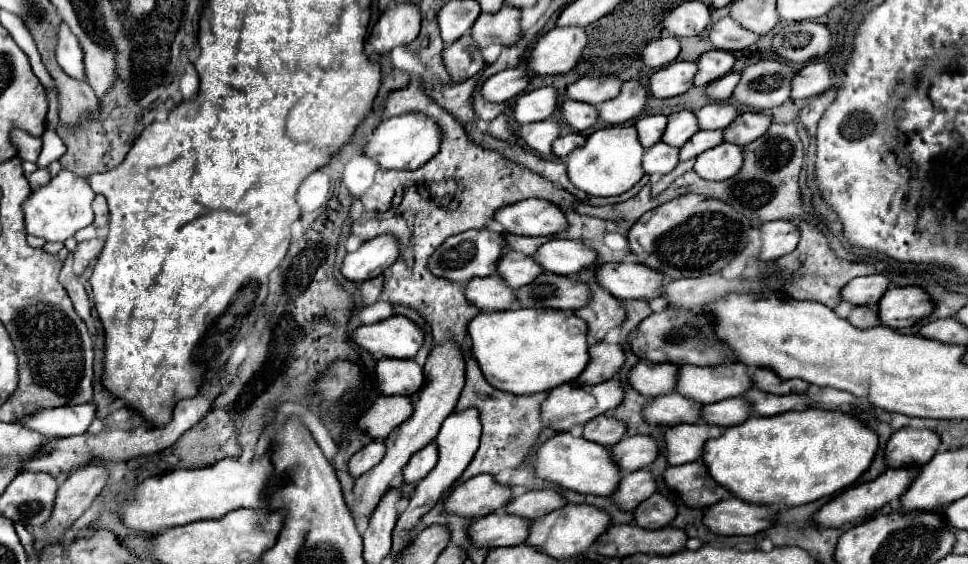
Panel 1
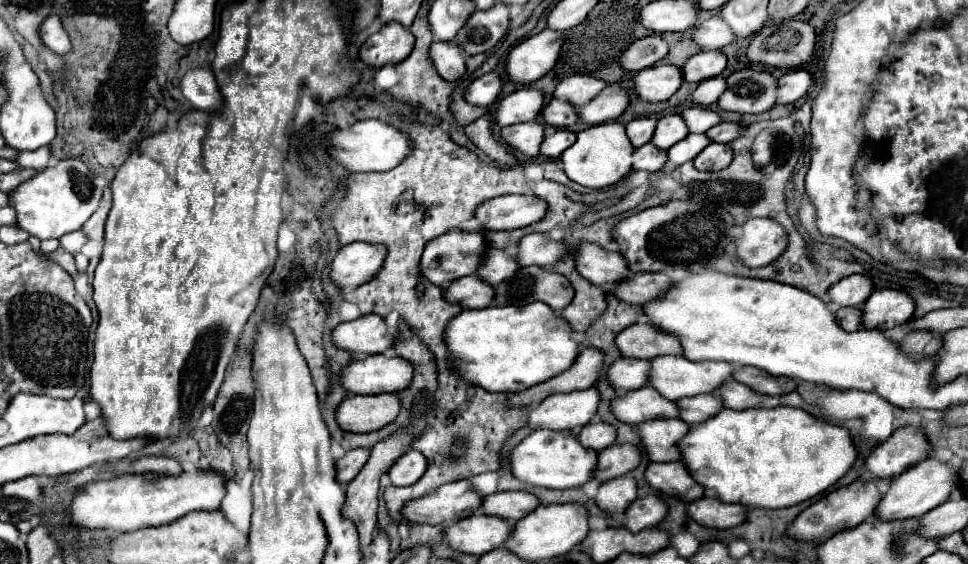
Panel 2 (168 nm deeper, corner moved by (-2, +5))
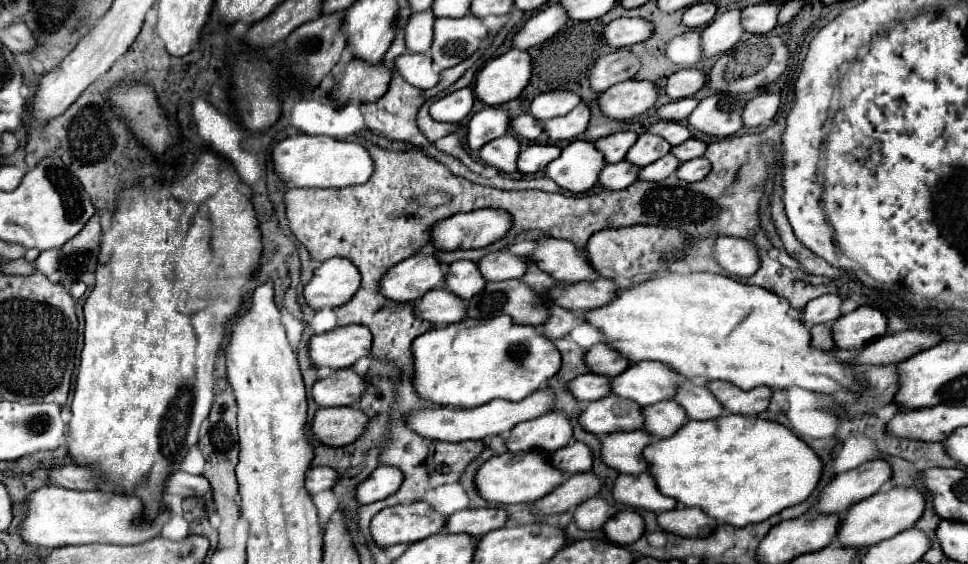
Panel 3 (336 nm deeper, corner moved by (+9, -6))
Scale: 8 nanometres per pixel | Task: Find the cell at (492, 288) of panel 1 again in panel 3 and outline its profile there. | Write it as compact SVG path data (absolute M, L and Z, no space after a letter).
M433 289L429 293L425 293L417 303L415 303L415 315L419 319L431 321L435 327L445 327L451 323L459 323L465 315L467 315L467 303L463 299L459 299L457 295L453 295L451 291L445 289Z

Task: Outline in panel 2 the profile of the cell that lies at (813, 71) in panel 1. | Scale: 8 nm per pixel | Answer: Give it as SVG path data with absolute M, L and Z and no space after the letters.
M790 70L778 78L776 104L794 104L810 88L810 74L806 70Z

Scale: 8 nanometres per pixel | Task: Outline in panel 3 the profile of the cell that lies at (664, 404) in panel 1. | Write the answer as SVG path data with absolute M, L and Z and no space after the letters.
M609 395L605 399L589 403L587 409L581 413L579 423L585 431L595 435L633 431L643 429L643 413L635 401Z

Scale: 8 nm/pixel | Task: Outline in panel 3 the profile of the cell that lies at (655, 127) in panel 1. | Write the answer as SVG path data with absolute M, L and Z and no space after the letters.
M623 131L623 133L613 133L609 137L603 137L595 145L599 151L603 151L607 163L619 163L625 159L627 151L633 147L637 137L639 135L633 131Z

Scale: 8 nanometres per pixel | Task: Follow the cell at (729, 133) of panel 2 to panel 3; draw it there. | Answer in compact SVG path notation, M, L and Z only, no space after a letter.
M689 139L689 141L673 147L671 151L673 151L673 155L675 155L681 163L685 163L685 161L689 161L689 159L703 157L705 151L707 151L707 143L705 143L705 141L699 141L699 139Z

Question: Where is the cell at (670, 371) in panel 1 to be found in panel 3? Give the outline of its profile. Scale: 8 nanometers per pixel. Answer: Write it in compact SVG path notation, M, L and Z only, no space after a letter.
M595 373L579 375L567 387L579 401L599 401L599 399L613 393L611 391L611 377L595 375Z

